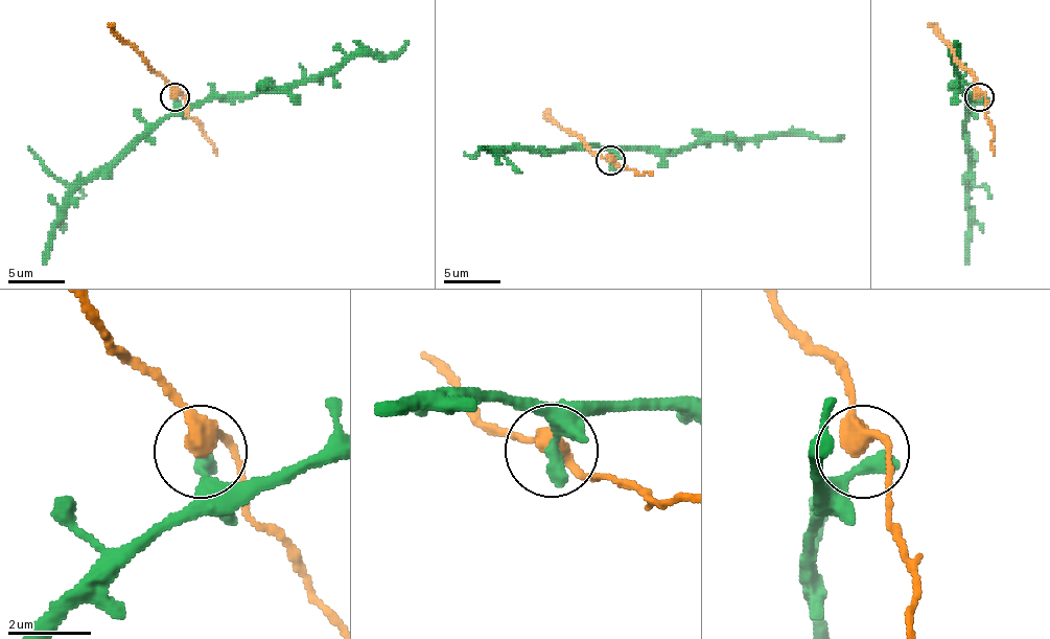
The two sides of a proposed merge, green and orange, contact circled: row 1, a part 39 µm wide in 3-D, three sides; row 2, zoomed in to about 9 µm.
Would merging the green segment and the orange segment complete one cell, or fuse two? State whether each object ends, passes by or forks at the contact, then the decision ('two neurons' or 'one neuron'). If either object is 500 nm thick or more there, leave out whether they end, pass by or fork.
green ends | orange passes by | one neuron

